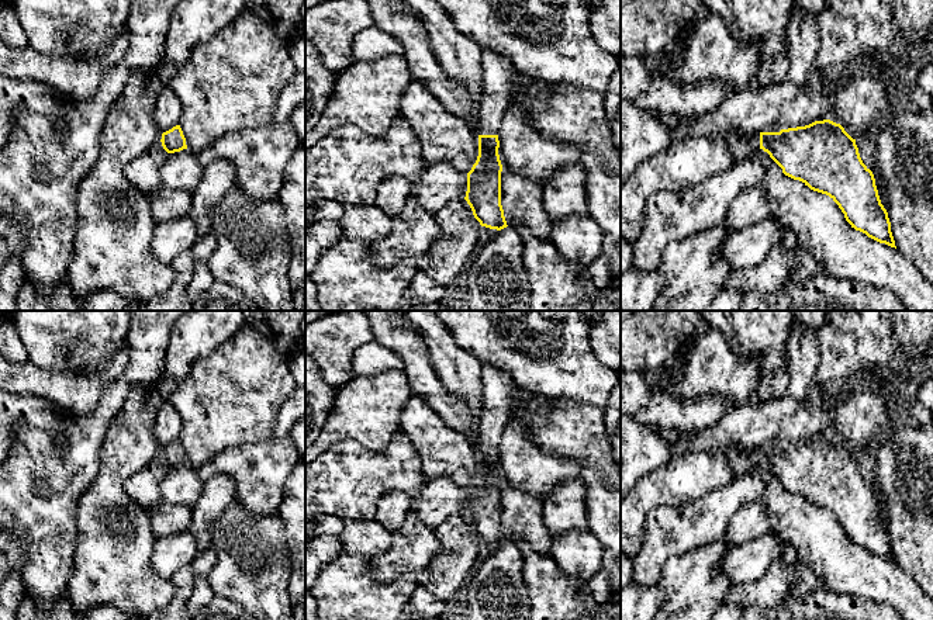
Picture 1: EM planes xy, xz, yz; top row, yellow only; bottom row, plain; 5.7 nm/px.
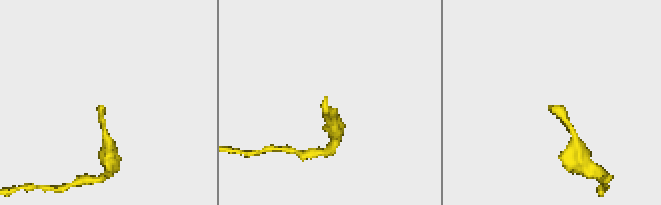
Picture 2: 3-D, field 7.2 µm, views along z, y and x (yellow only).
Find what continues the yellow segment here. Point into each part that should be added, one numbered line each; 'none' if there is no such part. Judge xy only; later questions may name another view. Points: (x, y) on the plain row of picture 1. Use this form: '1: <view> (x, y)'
none

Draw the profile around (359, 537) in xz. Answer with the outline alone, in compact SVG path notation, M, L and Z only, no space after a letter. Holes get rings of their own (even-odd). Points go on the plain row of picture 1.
M343 519L343 530L338 534L342 551L353 557L373 558L386 553L393 533L376 520Z

